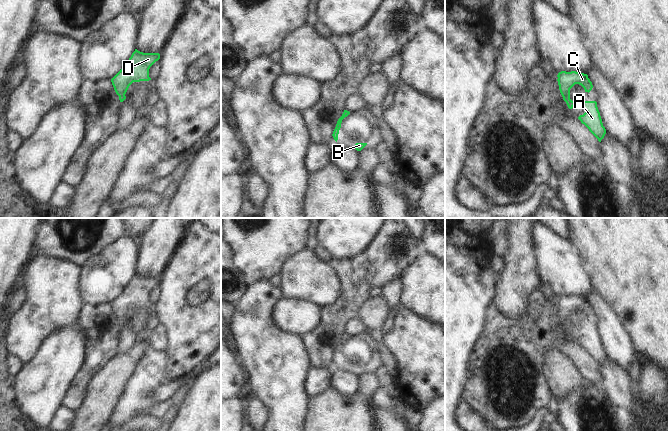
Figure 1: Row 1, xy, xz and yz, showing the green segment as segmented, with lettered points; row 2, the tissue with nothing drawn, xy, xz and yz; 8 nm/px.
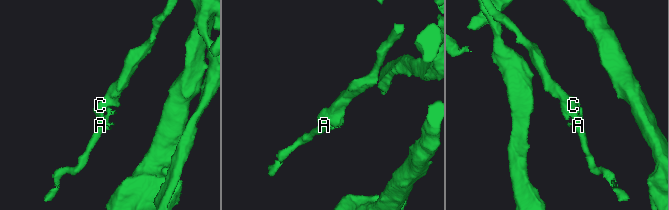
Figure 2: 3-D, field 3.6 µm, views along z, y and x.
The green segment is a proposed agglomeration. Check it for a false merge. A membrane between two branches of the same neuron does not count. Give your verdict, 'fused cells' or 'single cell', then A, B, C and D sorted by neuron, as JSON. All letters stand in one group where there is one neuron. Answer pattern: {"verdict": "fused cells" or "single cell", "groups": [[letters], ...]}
{"verdict": "single cell", "groups": [["A", "B", "C", "D"]]}

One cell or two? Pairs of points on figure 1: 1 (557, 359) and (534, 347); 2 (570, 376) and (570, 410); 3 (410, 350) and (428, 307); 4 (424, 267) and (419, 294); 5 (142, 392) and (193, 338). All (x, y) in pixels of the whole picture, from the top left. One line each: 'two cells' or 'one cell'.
1: two cells
2: two cells
3: two cells
4: one cell
5: two cells

